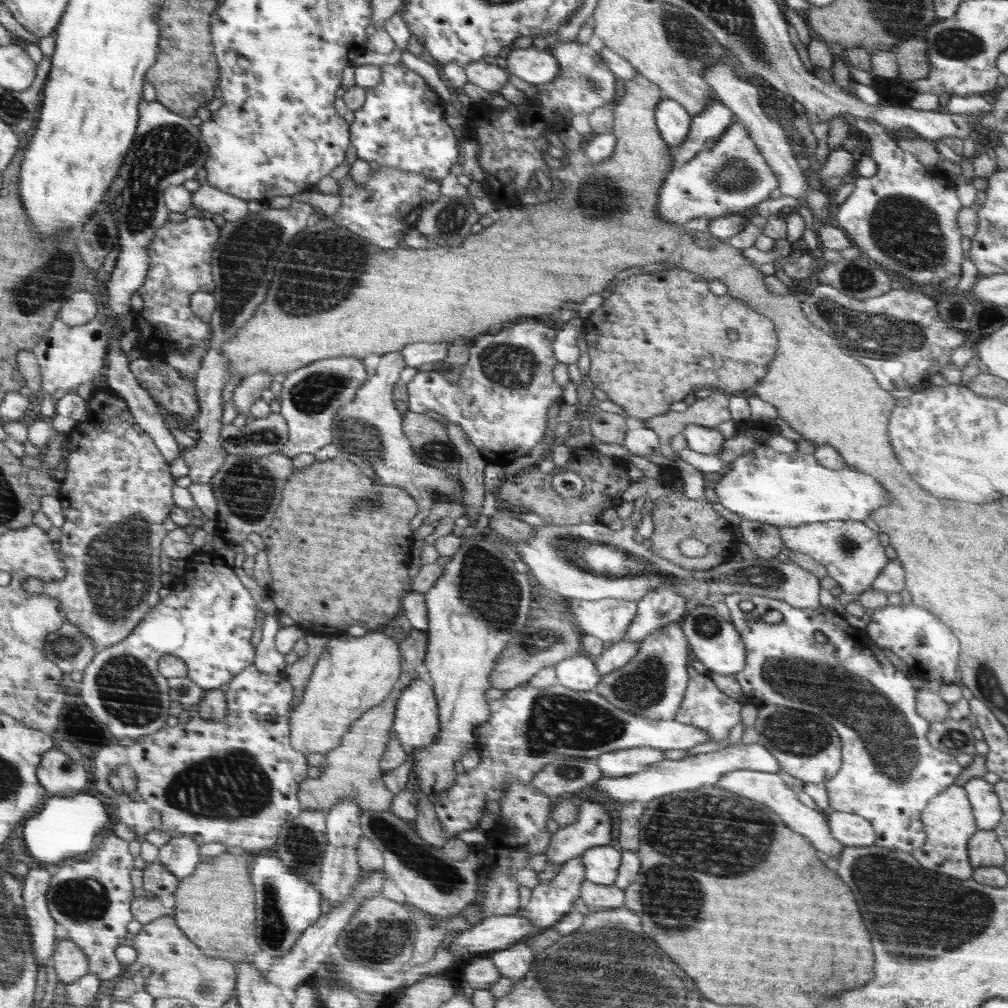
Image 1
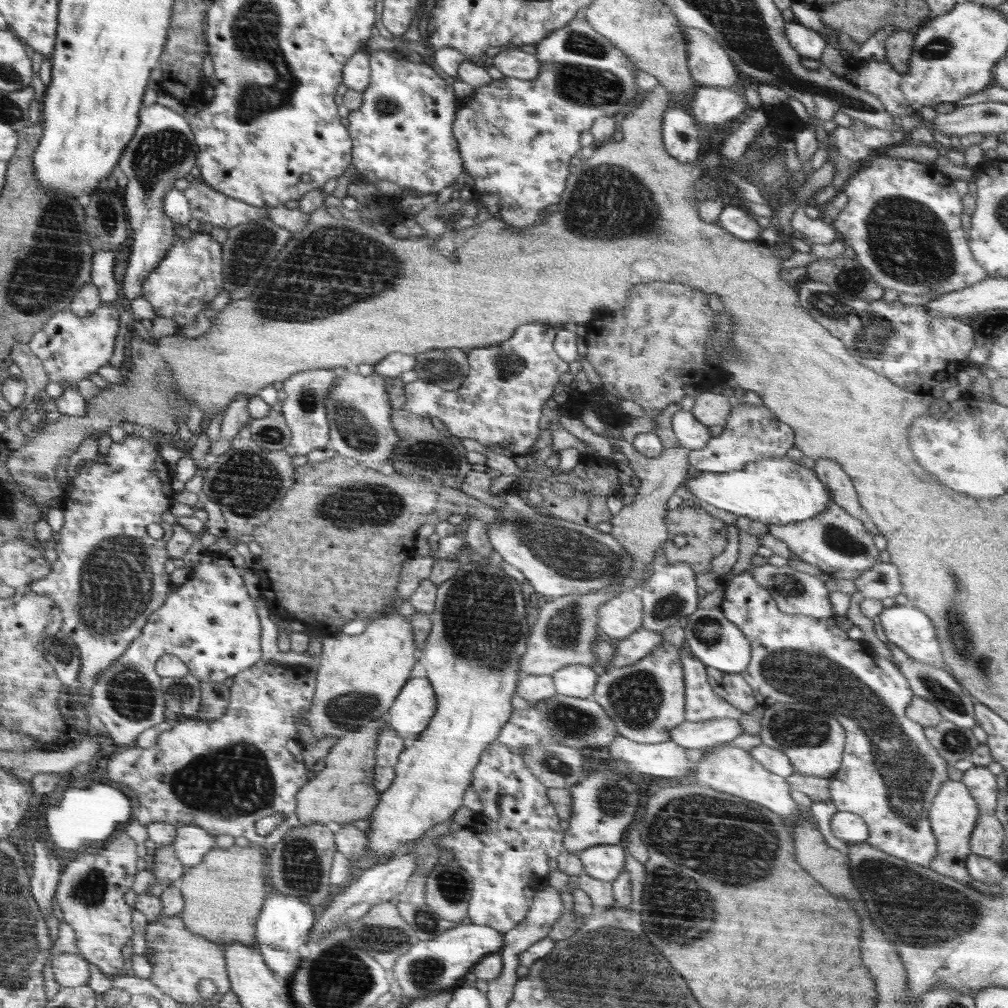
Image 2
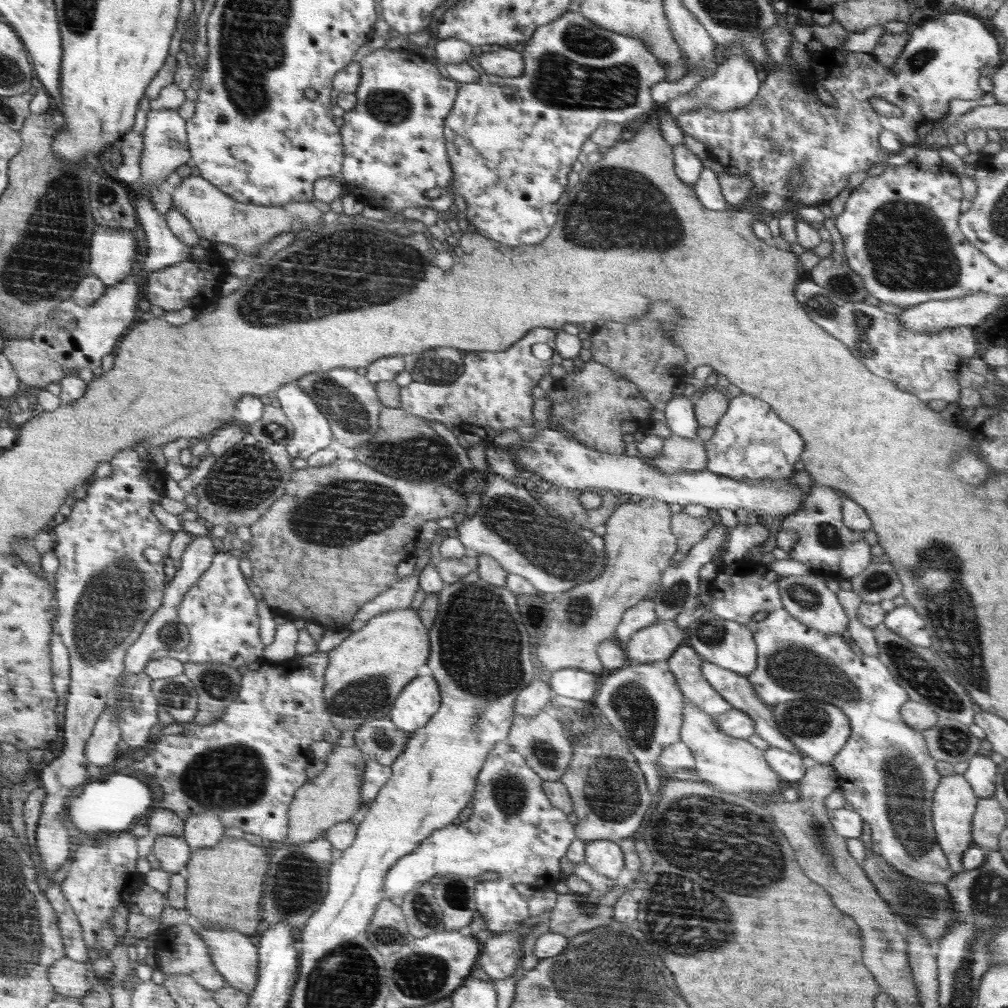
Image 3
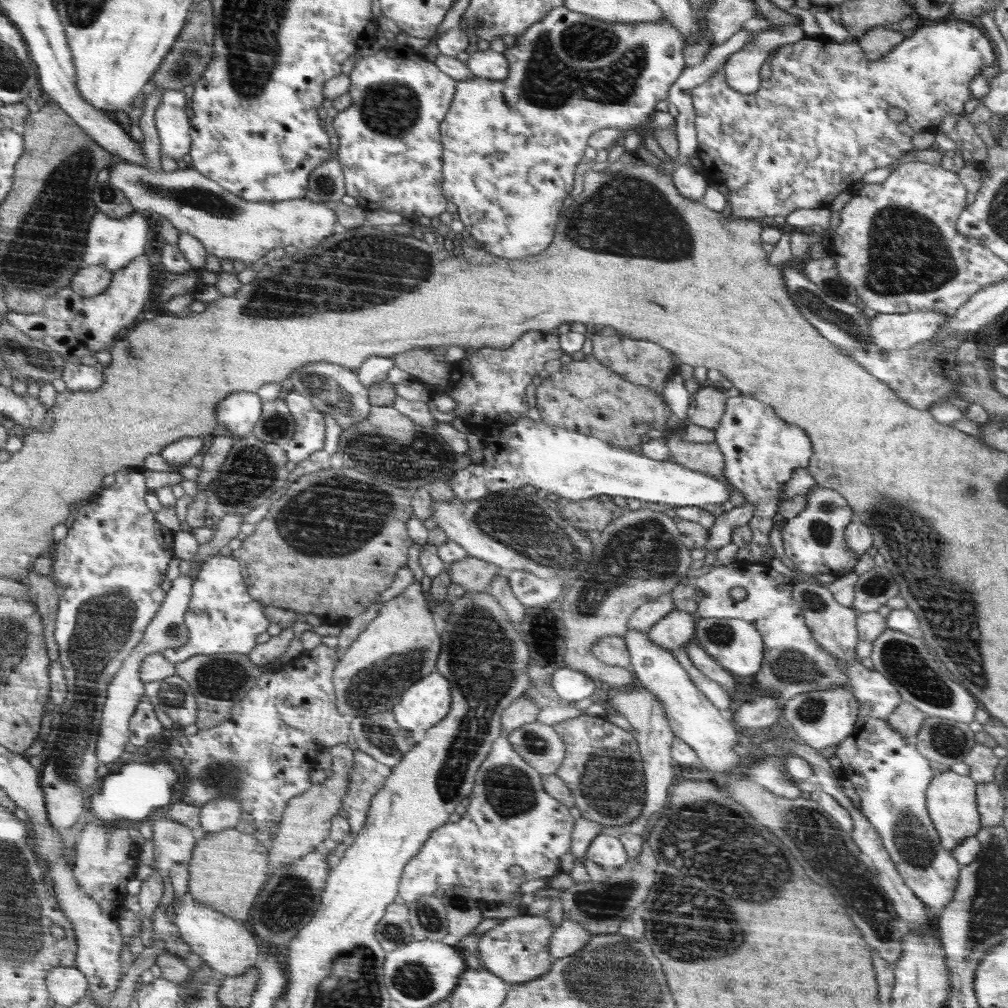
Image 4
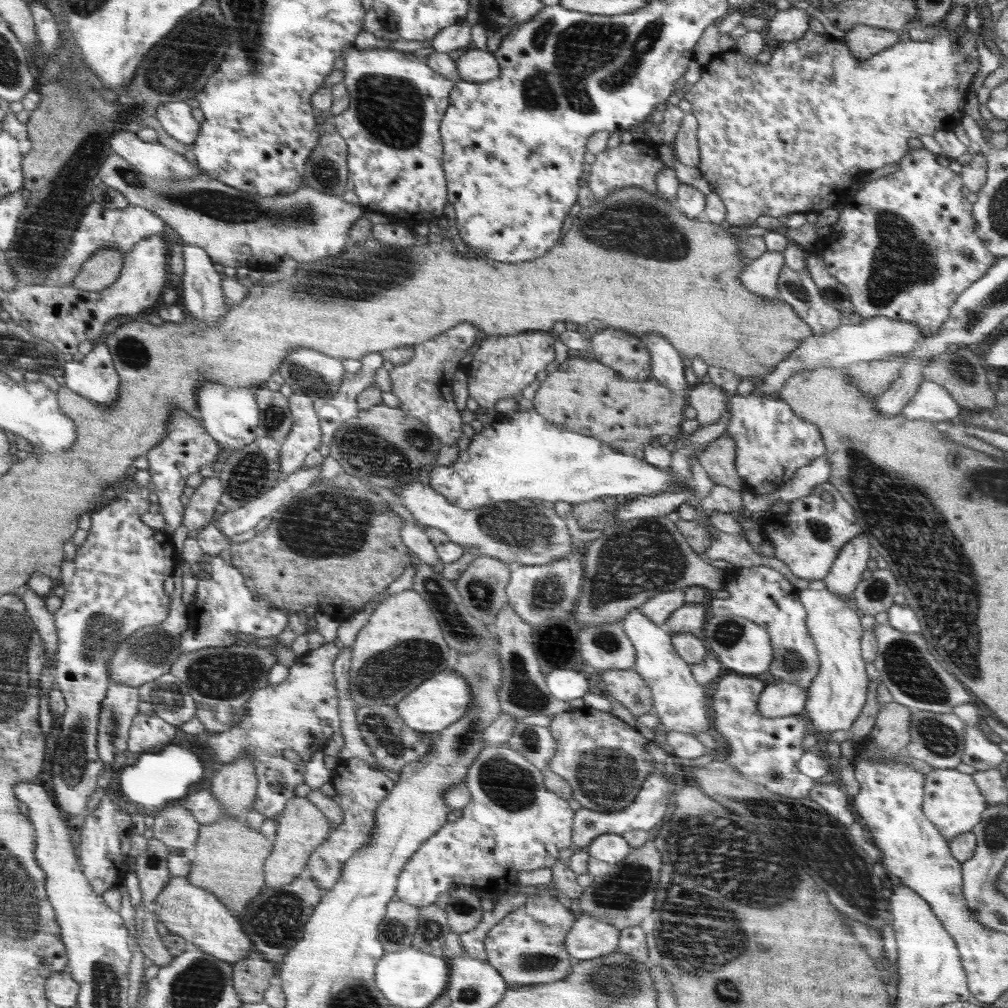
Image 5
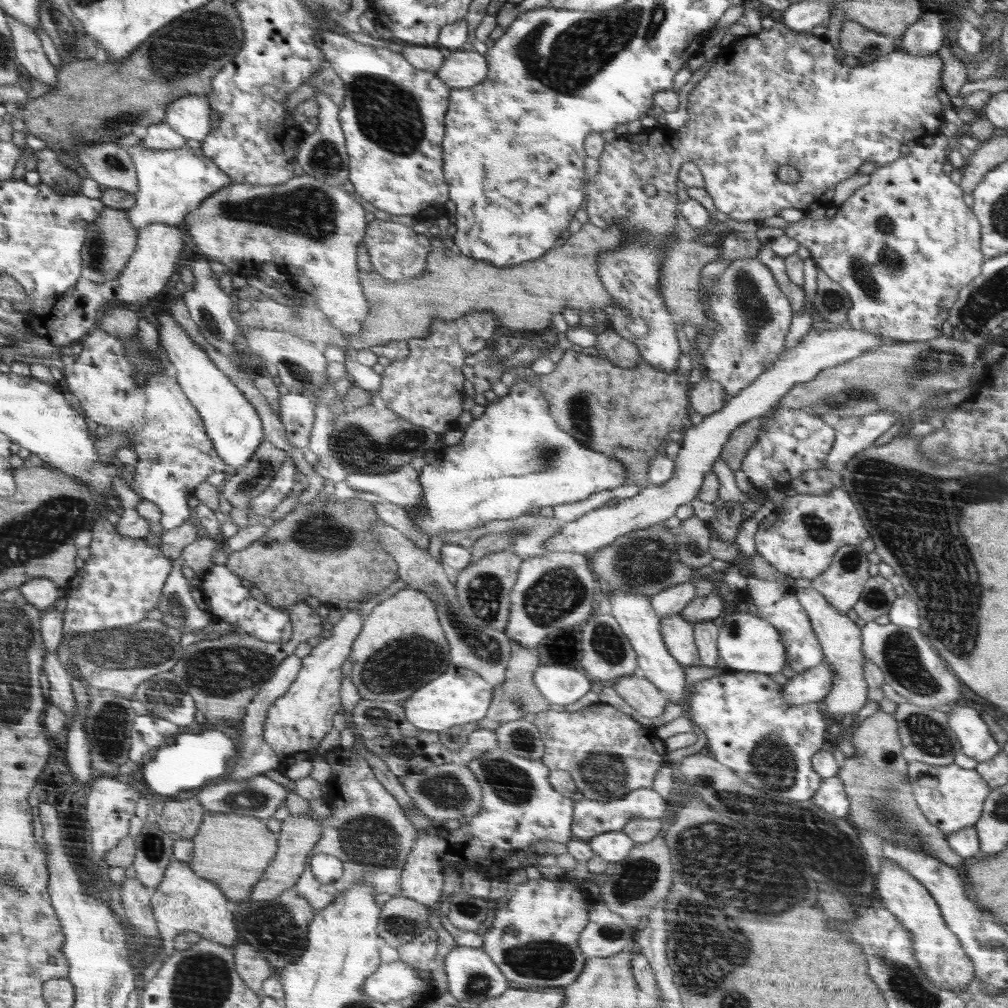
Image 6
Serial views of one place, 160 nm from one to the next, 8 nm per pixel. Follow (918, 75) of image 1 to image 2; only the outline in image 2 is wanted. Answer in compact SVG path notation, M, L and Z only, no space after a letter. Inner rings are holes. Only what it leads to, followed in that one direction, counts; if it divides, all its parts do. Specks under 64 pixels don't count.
M902 29L892 33L885 42L886 63L891 69L906 74L910 70L910 56L915 42L915 31L909 32Z

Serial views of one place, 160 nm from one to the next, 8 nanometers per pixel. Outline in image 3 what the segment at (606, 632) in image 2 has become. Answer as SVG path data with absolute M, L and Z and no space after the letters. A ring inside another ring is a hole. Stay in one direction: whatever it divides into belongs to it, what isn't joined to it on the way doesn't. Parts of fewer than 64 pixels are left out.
M645 599L630 607L622 617L621 624L617 626L615 640L625 643L635 633L640 632L647 626L653 625L657 621L657 612L650 599Z

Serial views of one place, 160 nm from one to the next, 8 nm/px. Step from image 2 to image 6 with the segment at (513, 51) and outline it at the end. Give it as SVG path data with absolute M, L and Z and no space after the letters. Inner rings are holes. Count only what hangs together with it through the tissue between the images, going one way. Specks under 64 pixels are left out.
M454 50L435 74L454 90L480 85L489 76L489 60L475 50Z

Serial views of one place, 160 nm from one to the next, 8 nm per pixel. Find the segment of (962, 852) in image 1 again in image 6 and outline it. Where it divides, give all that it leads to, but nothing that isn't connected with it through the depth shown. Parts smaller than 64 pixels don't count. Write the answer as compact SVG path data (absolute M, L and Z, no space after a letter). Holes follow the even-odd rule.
M908 762L908 777L919 810L926 820L937 826L945 835L975 825L981 818L983 804L991 788L976 770L968 770L952 763L932 766L925 762Z

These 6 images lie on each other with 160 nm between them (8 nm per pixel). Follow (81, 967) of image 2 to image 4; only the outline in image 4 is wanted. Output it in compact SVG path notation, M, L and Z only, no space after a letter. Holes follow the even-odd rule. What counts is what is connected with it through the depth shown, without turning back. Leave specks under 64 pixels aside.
M60 966L50 974L50 994L56 1004L71 1007L88 994L89 981L75 966Z

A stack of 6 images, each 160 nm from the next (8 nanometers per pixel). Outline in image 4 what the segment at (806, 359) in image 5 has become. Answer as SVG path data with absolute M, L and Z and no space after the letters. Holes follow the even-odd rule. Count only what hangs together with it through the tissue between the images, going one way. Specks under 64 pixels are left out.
M915 310L914 312L907 312L906 314L882 314L878 313L869 320L870 341L874 343L880 350L893 350L894 348L904 351L920 342L934 339L943 322L951 317L950 314L943 312L934 312L933 310Z

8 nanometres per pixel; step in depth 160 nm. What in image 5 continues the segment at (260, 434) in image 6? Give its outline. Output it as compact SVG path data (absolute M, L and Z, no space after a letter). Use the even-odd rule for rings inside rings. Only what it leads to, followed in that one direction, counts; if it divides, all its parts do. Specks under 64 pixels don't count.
M204 381L204 384L198 388L196 397L198 397L197 418L220 448L232 452L255 442L261 417L256 390L232 388L214 381Z

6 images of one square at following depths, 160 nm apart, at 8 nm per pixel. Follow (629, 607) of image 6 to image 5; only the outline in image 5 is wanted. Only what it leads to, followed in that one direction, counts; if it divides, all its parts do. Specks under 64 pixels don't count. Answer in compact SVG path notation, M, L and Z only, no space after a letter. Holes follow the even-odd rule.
M638 609L633 610L620 624L636 651L632 670L638 674L653 694L653 712L669 731L708 732L713 727L711 709L705 689L693 678L692 666L679 655L672 643L666 624L658 625Z

